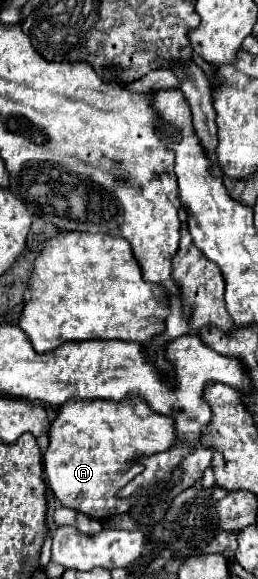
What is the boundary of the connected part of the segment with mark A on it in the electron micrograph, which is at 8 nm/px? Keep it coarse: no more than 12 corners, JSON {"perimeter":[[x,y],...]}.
{"perimeter":[[142,397],[72,398],[44,453],[54,497],[98,519],[138,455],[176,443],[174,419]]}

